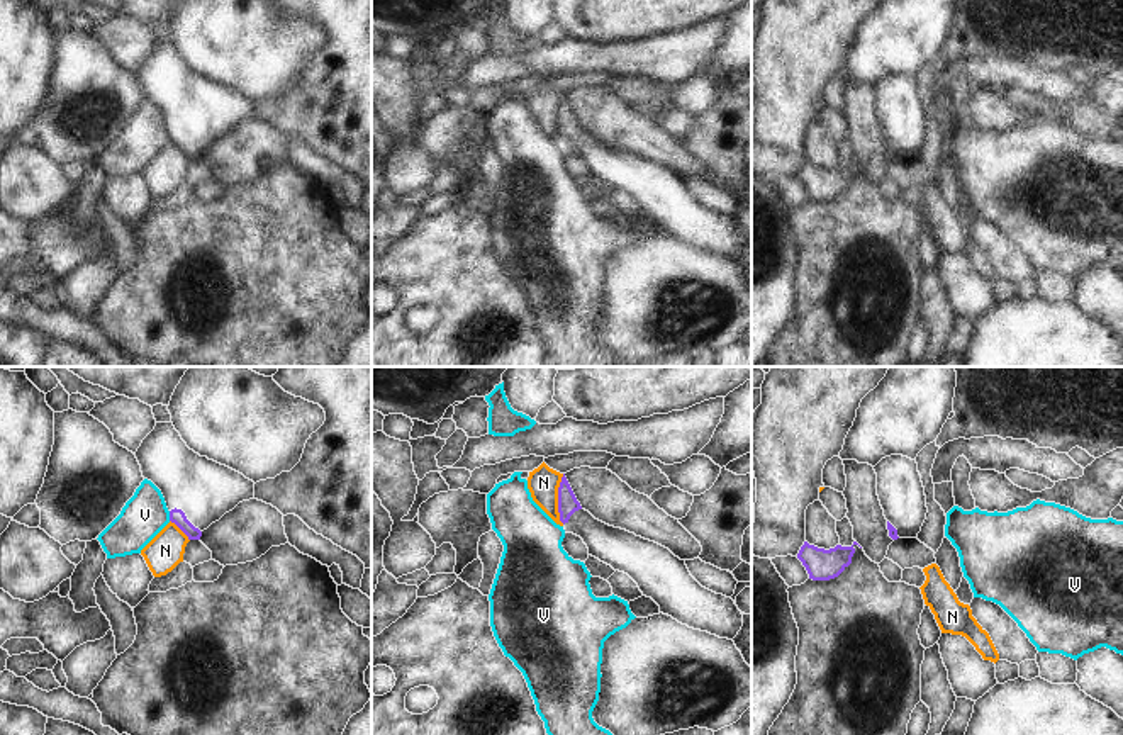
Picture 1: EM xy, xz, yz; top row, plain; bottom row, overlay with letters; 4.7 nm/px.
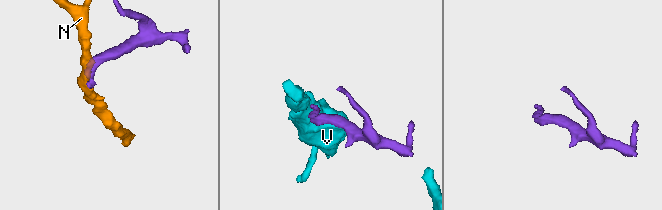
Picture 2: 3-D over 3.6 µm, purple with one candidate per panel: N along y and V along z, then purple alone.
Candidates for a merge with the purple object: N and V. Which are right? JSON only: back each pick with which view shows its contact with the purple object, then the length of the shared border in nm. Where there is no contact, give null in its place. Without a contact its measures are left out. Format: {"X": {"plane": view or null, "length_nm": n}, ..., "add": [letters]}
{"add": []}

